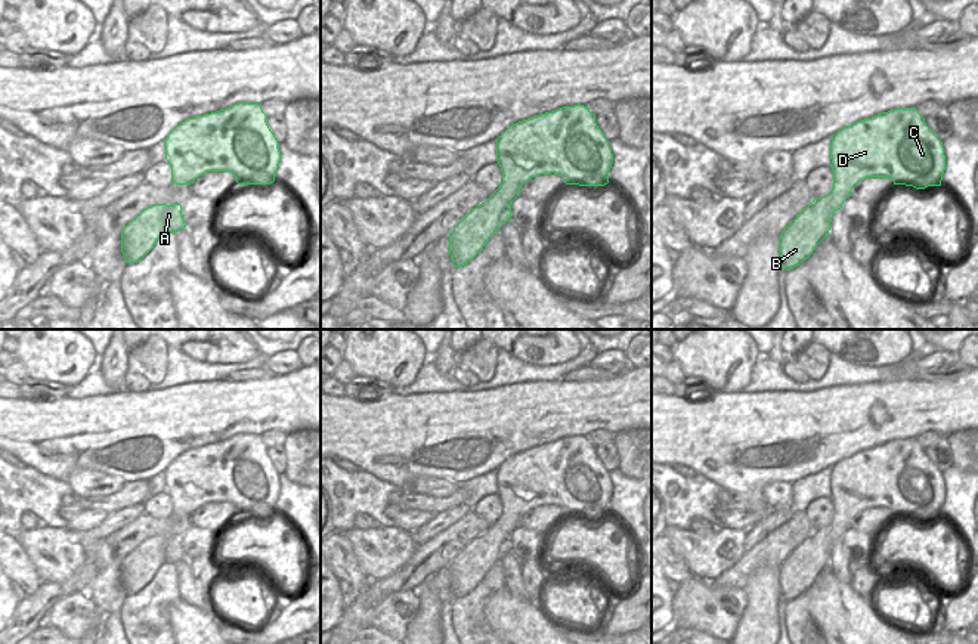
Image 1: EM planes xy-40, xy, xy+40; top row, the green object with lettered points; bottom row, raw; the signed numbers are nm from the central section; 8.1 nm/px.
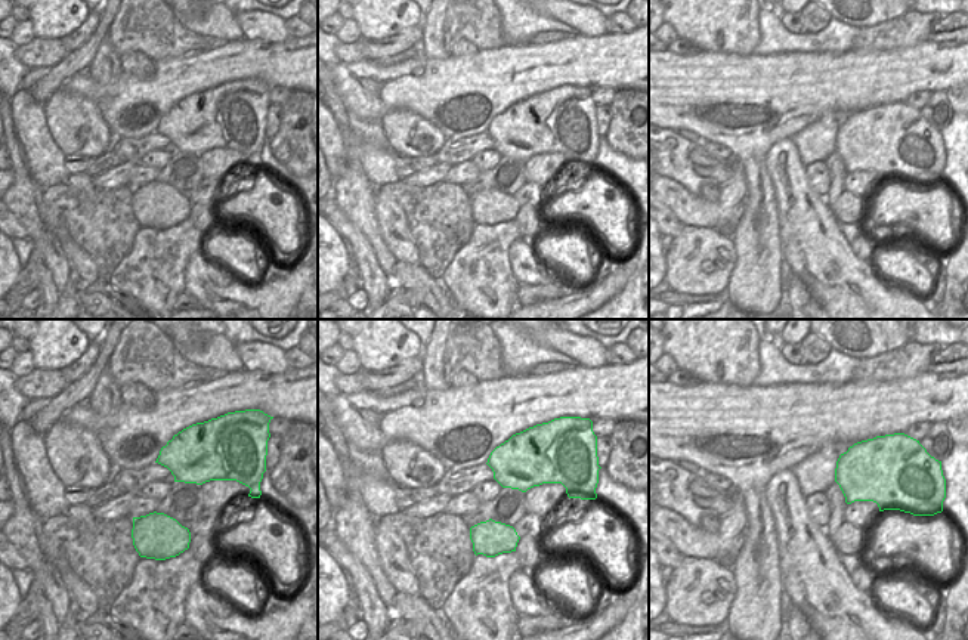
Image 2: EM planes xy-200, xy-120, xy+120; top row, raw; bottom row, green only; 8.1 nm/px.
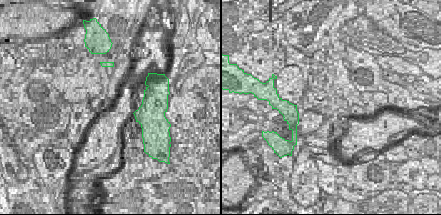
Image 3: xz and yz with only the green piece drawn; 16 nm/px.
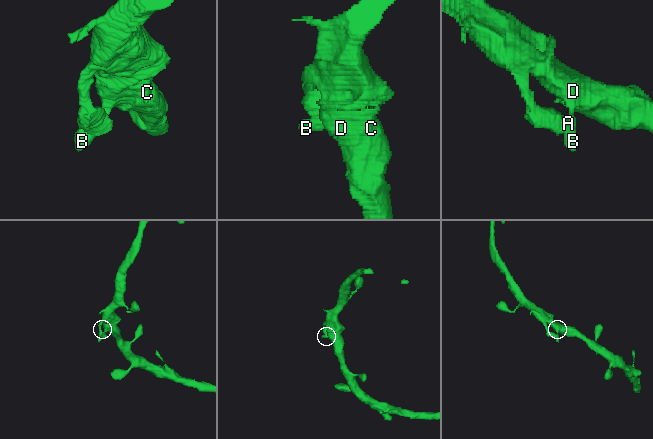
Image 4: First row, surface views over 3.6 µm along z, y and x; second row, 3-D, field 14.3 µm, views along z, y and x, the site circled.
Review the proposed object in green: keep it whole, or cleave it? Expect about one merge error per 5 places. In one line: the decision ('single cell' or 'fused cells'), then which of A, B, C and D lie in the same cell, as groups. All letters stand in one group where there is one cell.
single cell; groups A B C D

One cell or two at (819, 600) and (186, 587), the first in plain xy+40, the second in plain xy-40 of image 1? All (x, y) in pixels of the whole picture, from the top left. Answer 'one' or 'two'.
two

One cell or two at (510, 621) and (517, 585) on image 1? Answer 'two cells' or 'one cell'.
two cells

